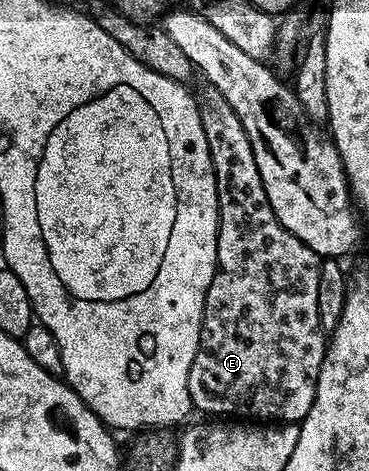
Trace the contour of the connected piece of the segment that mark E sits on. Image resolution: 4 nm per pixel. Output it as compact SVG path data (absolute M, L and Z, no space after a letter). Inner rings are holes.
M208 83L202 90L197 90L198 110L204 123L204 135L208 139L208 151L212 155L212 167L216 175L216 191L218 192L218 269L214 272L212 283L206 292L204 315L202 316L202 334L196 351L196 359L192 359L192 367L188 371L188 395L191 406L202 413L210 413L215 418L249 419L254 423L301 423L308 415L314 402L316 387L320 379L320 367L324 363L324 355L328 344L327 334L320 323L320 311L316 307L316 295L320 295L320 267L323 258L308 247L292 231L288 231L278 222L272 207L268 203L268 195L264 191L264 183L260 179L260 171L256 167L256 155L252 155L252 143L248 143L248 135L232 107L228 107L228 99L216 91Z

